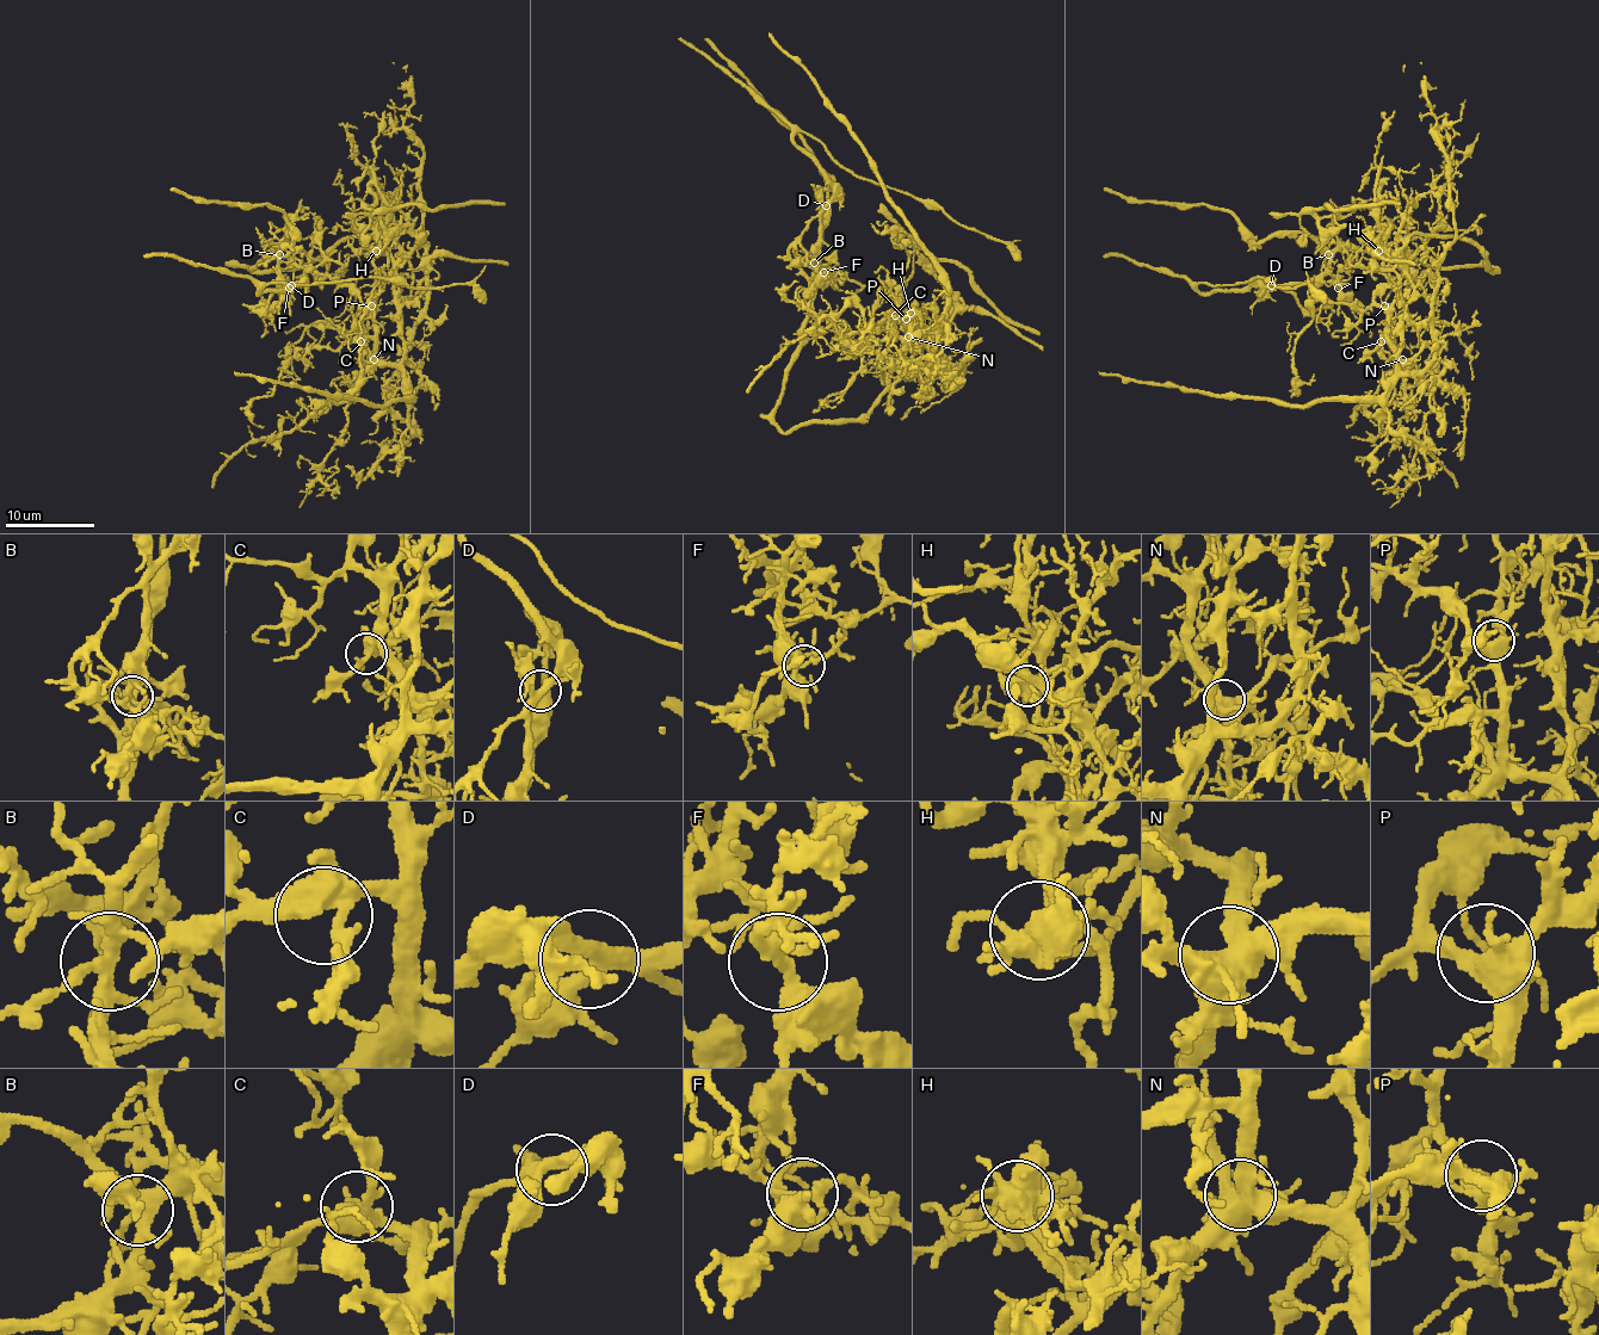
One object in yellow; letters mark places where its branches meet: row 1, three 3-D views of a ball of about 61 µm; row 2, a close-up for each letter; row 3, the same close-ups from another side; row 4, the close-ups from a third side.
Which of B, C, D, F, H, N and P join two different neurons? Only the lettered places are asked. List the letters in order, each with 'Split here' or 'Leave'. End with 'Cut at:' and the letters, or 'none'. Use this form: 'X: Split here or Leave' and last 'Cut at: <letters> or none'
B: Leave
C: Leave
D: Leave
F: Leave
H: Split here
N: Leave
P: Leave
Cut at: H

